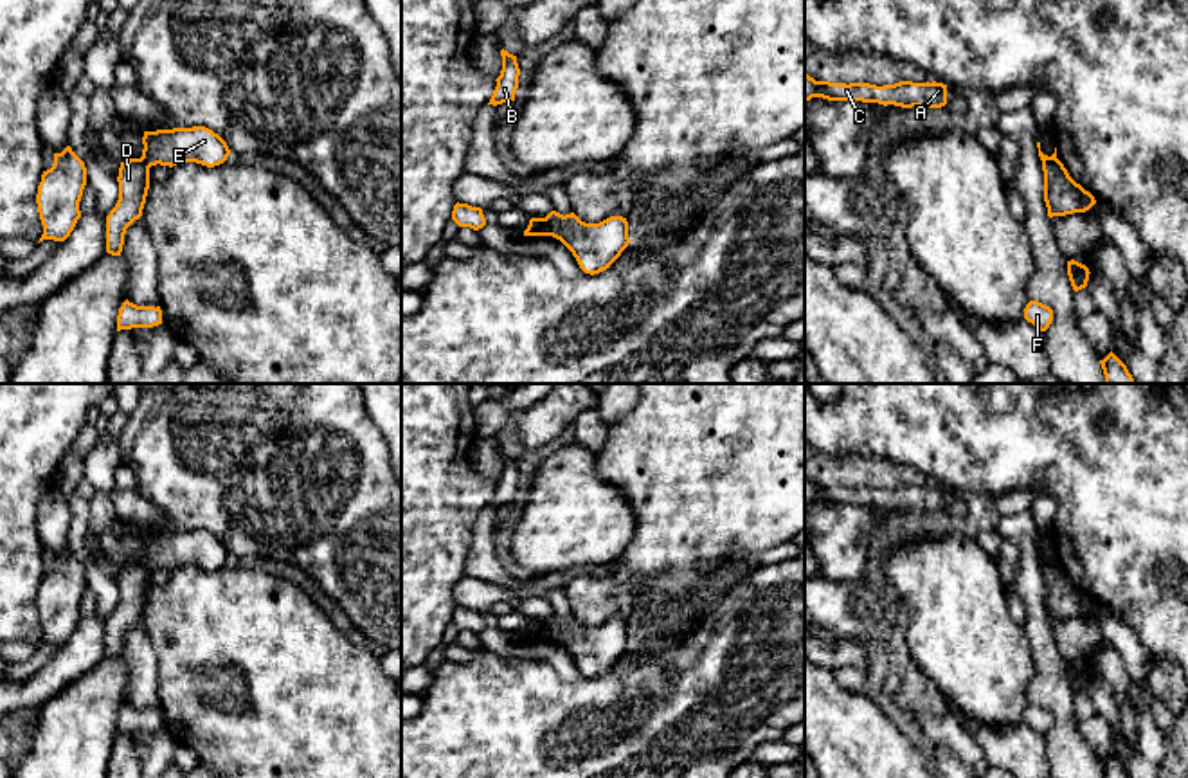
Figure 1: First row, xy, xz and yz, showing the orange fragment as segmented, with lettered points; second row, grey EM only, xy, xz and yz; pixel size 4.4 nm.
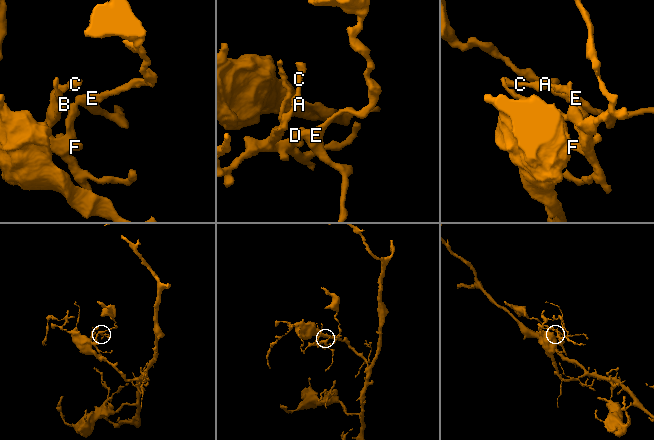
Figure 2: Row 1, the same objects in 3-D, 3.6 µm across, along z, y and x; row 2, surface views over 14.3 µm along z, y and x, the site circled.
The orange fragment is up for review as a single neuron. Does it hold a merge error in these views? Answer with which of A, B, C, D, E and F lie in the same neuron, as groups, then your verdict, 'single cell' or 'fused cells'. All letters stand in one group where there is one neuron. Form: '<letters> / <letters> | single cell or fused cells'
A B C D F / E | fused cells

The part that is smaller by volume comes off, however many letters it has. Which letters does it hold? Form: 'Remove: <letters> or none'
Remove: E

